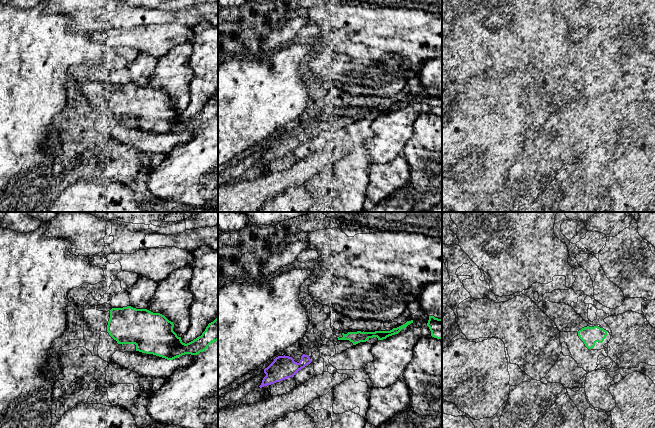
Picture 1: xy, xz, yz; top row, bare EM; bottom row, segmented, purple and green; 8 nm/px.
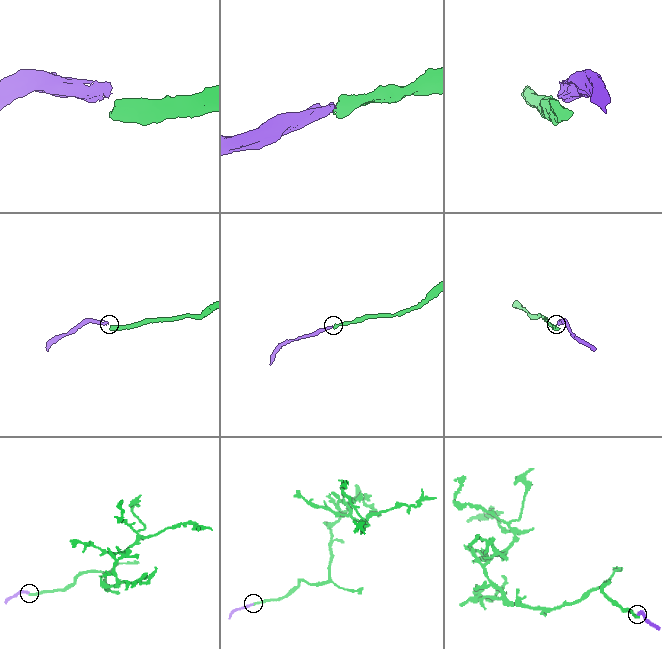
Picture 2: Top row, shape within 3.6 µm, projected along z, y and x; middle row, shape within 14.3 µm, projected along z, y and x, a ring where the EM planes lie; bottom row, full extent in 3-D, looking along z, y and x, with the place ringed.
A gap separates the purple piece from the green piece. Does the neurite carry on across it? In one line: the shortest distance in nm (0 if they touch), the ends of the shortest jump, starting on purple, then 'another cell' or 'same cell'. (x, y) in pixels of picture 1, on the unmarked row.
280 nm | xz (309, 133), (338, 115) | another cell

